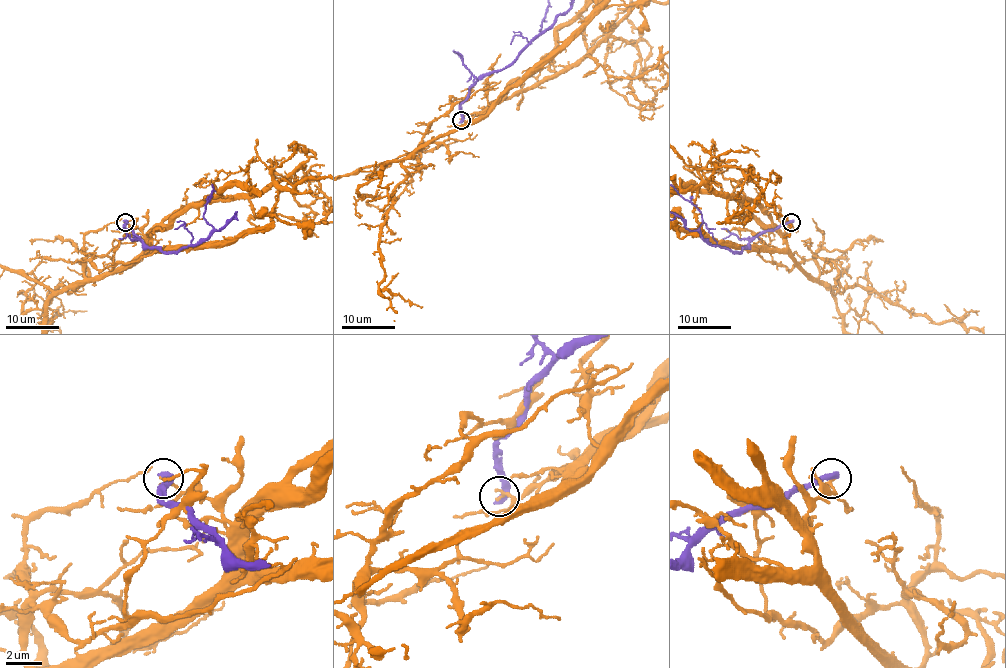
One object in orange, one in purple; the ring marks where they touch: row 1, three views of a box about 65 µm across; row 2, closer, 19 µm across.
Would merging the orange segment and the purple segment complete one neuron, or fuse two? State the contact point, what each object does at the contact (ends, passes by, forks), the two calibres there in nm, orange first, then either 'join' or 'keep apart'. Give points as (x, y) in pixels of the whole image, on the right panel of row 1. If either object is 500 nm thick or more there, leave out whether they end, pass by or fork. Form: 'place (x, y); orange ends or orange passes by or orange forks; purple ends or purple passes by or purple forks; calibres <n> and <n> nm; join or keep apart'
place (791, 222); orange ends; purple ends; calibres 180 and 440 nm; keep apart

